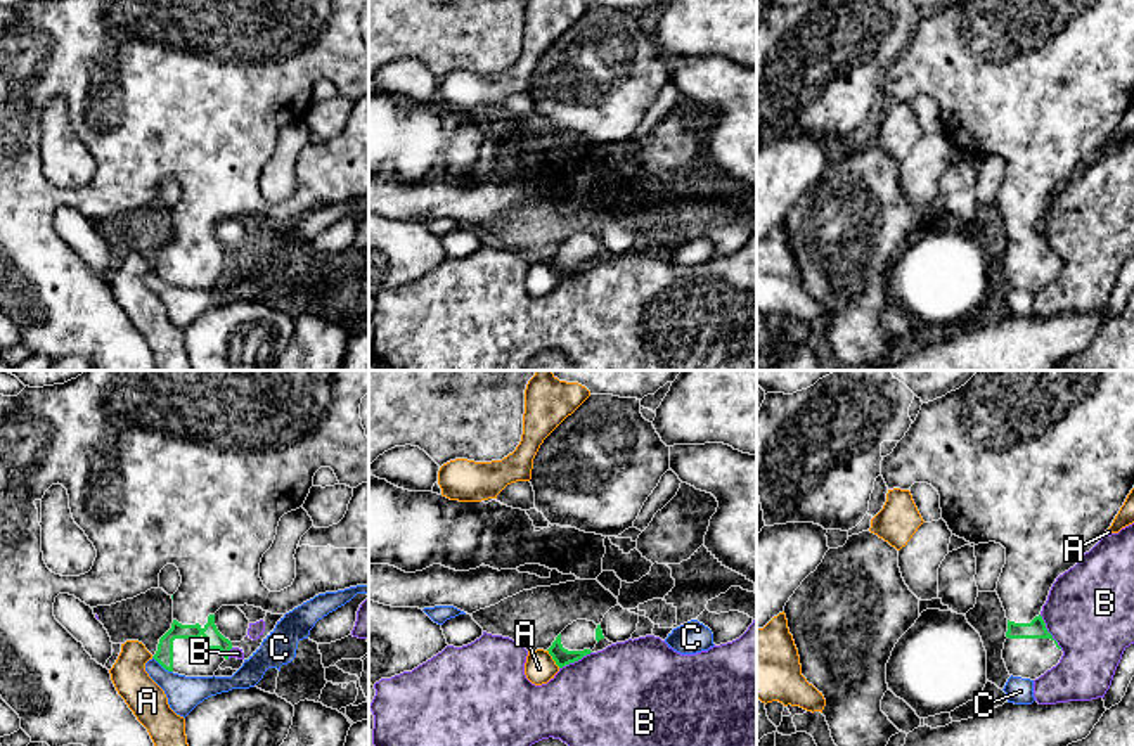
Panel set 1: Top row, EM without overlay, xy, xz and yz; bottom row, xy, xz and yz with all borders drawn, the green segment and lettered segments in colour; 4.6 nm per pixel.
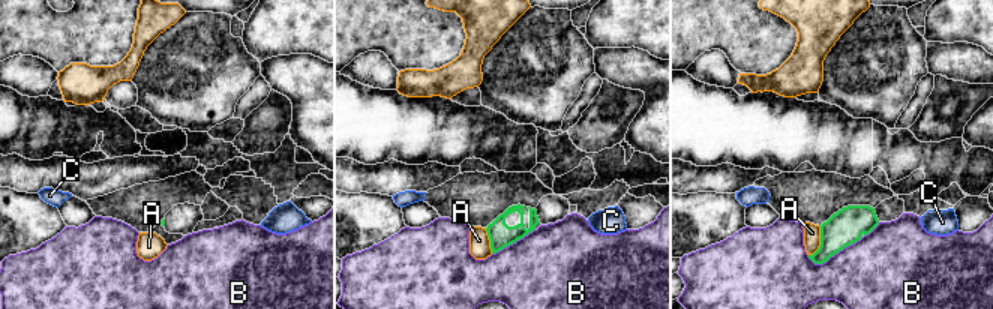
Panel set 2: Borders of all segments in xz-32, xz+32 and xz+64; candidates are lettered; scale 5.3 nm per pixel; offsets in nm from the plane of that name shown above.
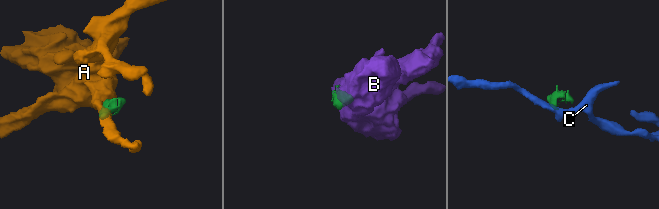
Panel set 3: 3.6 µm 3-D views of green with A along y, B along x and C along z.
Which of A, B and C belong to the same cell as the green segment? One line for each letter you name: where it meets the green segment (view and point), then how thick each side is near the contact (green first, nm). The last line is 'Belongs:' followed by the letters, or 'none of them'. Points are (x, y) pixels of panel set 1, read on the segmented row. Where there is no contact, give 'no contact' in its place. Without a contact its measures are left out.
Belongs: none of them

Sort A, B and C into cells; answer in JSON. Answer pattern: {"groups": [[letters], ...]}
{"groups": [["A"], ["B"], ["C"]]}

